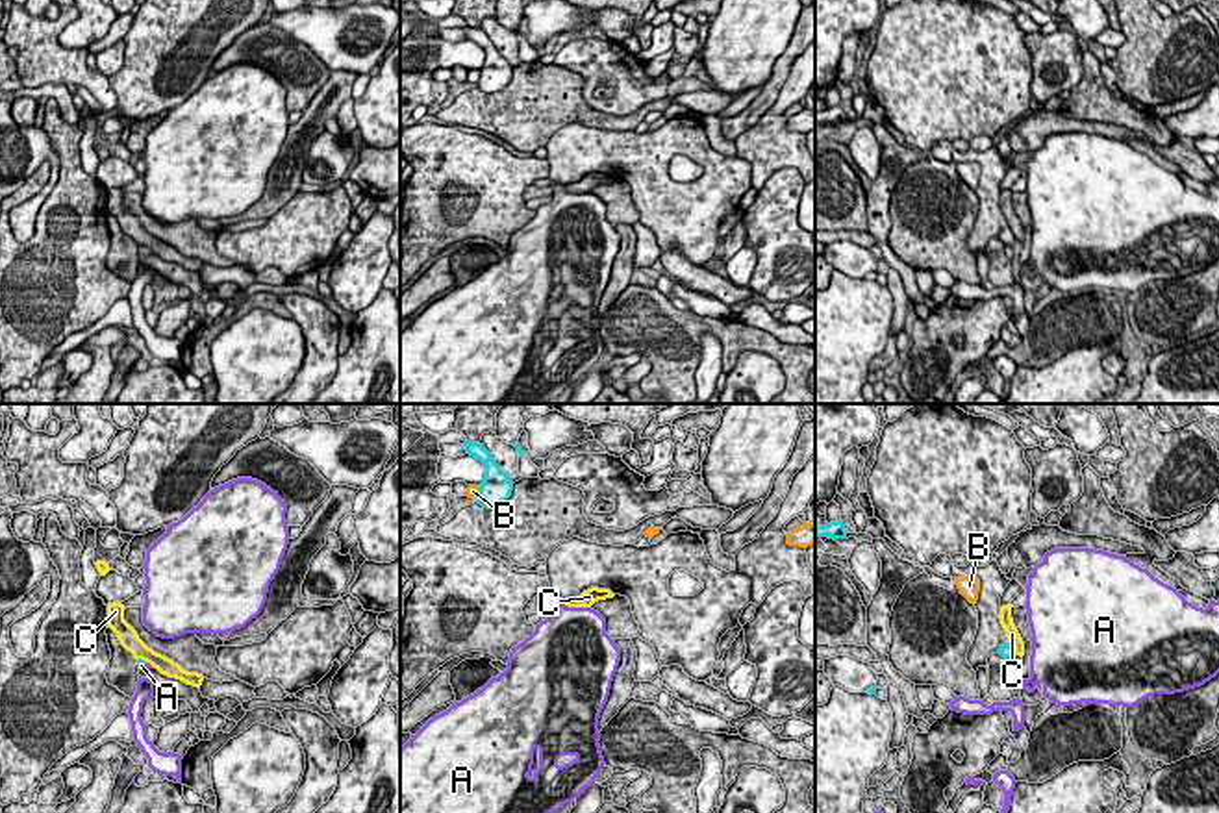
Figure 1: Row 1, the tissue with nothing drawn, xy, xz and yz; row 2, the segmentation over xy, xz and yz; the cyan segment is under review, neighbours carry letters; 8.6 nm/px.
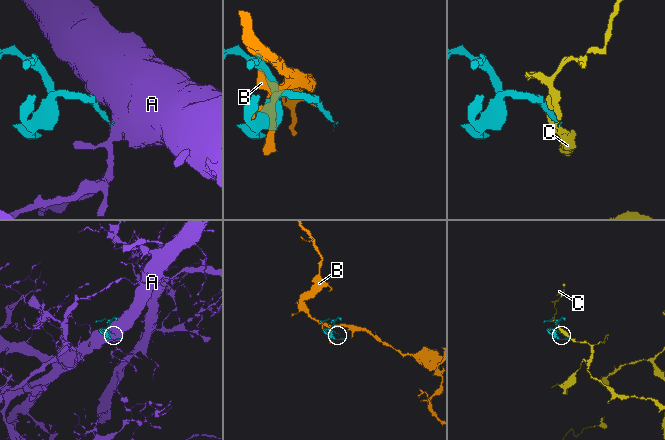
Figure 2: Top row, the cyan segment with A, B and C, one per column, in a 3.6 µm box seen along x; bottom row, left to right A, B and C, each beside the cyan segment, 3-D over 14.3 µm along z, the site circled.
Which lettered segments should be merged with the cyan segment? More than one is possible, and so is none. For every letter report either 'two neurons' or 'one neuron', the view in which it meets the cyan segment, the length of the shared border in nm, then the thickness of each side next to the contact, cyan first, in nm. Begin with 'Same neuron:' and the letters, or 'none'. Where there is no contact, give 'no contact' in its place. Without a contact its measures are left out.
Same neuron: A
A: one neuron; meets cyan in xz; contact 100 nm long; 30 nm thick on the cyan side, 360 nm on the other
B: two neurons; meets cyan in xz; contact 140 nm long; 280 nm thick on the cyan side, 120 nm on the other
C: two neurons; meets cyan in yz; contact 120 nm long; 120 nm thick on the cyan side, 120 nm on the other

